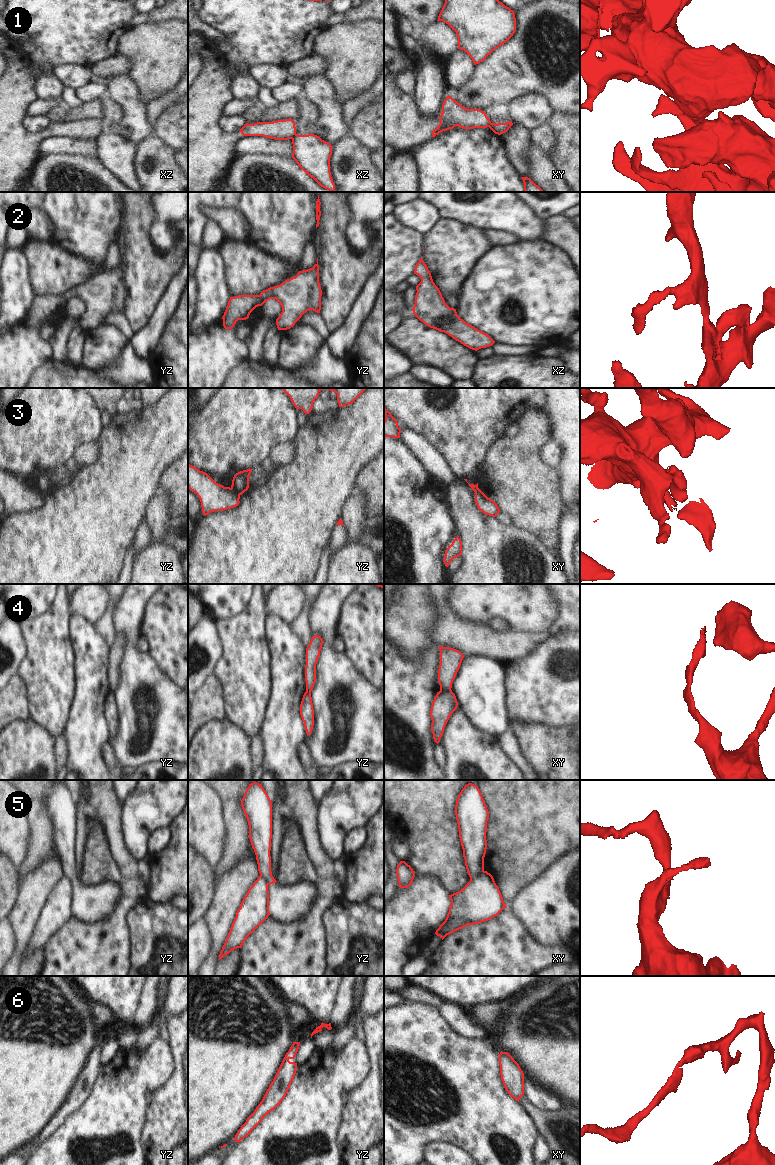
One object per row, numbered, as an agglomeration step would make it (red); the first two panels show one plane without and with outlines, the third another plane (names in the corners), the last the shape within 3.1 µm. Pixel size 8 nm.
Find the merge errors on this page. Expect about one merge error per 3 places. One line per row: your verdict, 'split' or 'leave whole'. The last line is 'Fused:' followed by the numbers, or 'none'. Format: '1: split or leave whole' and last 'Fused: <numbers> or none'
1: split
2: leave whole
3: split
4: split
5: split
6: leave whole
Fused: 1, 3, 4, 5

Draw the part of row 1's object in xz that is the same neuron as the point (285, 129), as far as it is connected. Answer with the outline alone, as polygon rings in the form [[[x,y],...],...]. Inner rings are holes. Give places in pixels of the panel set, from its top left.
[[[289,118],[273,122],[246,123],[240,132],[243,136],[263,136],[275,140],[288,140],[296,134],[296,127],[295,121]]]

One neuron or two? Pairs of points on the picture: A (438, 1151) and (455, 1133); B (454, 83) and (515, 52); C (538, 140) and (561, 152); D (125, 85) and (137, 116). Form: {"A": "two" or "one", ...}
{"A": "two", "B": "two", "C": "two", "D": "one"}

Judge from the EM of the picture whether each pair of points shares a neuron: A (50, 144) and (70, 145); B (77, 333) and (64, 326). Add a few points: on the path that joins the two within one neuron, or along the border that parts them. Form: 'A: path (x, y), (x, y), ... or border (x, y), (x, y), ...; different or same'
A: path (55, 145), (65, 145); same
B: border (76, 319), (76, 325), (67, 341), (65, 352); different

